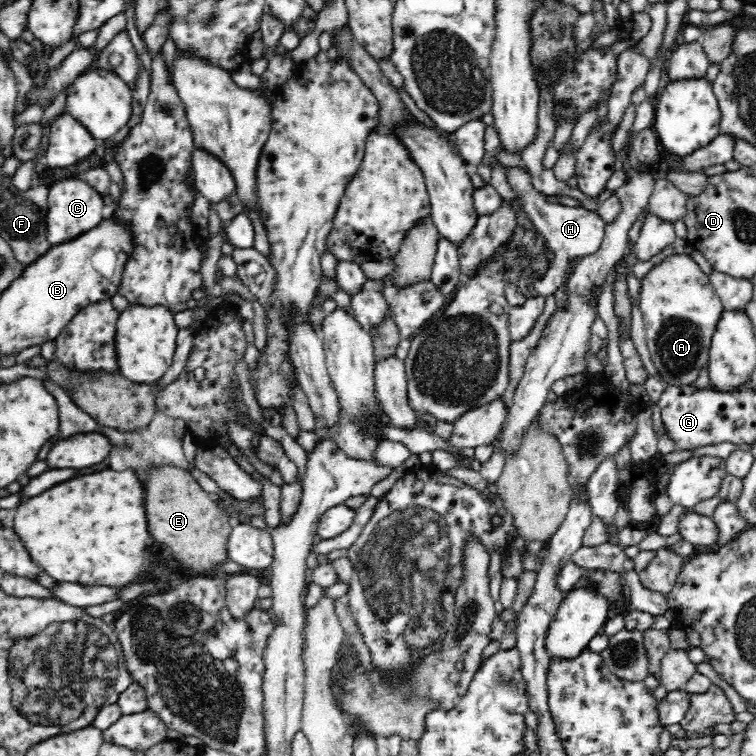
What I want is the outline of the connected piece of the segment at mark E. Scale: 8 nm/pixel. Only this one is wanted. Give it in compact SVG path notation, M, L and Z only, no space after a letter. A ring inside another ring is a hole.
M150 465L145 470L144 490L146 490L146 518L150 534L170 548L172 558L182 563L182 566L200 573L200 577L220 576L219 571L213 570L217 565L228 559L226 541L234 526L226 511L222 510L217 503L217 498L202 489L202 486L194 479L187 467L172 465Z

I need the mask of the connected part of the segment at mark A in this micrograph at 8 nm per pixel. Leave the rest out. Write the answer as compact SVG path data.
M675 253L667 256L662 262L653 266L650 271L640 279L641 292L639 308L643 314L646 328L646 341L650 349L653 363L665 385L691 386L702 368L709 363L711 340L716 330L718 320L724 312L722 301L706 275L689 254Z

